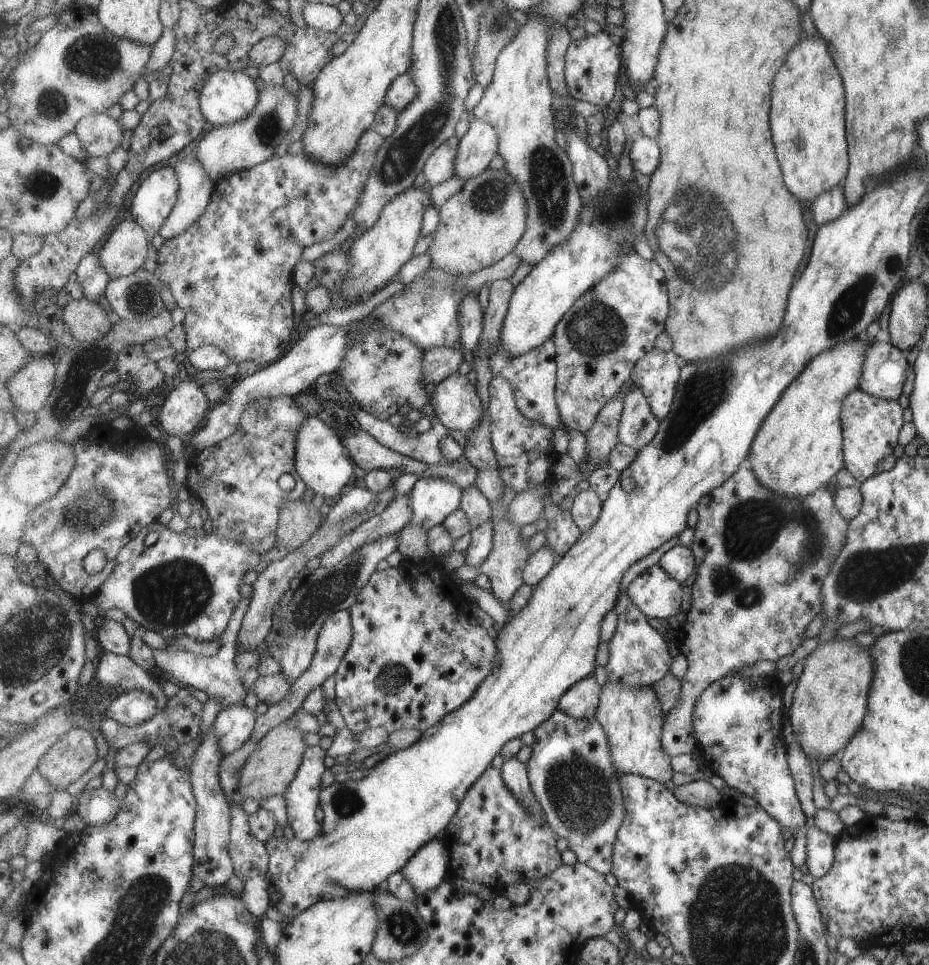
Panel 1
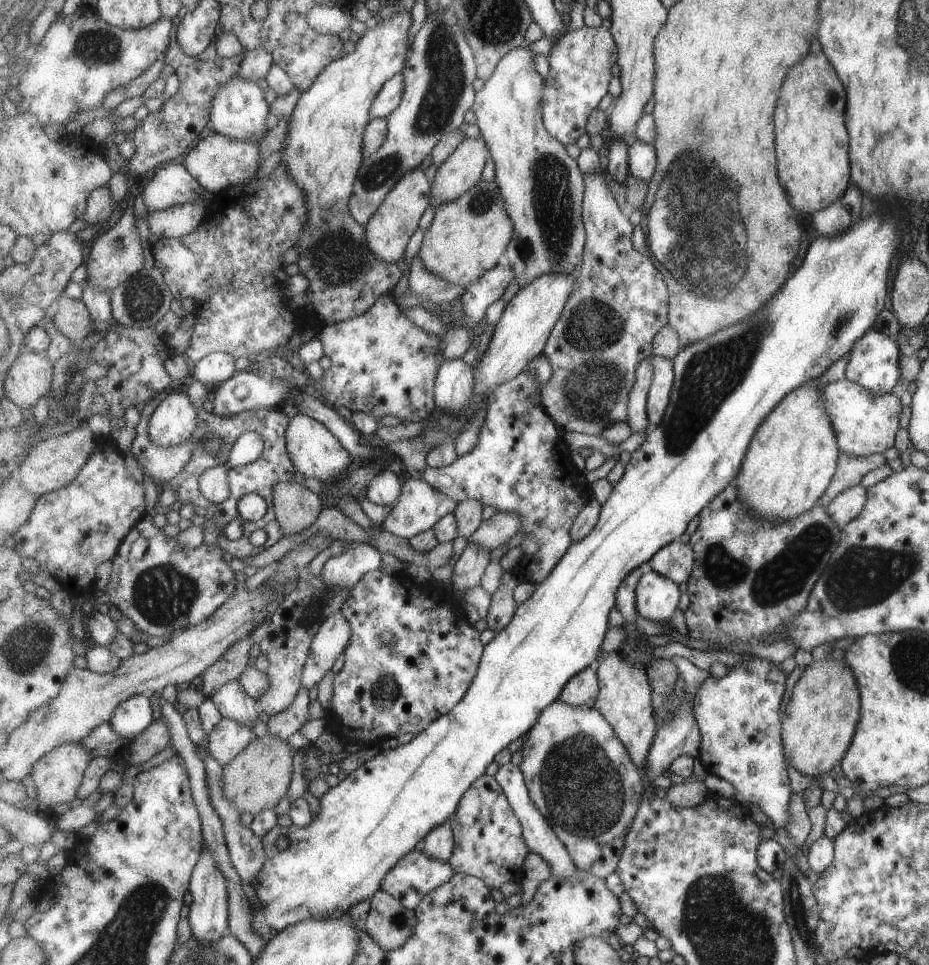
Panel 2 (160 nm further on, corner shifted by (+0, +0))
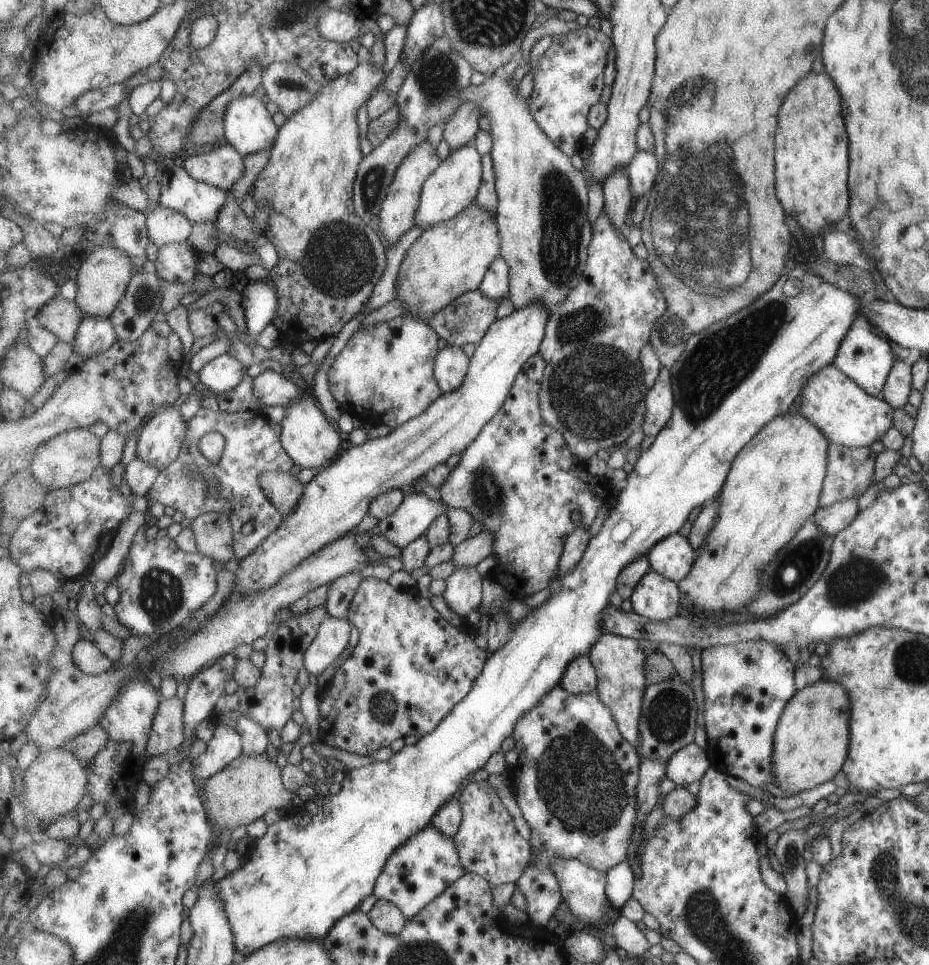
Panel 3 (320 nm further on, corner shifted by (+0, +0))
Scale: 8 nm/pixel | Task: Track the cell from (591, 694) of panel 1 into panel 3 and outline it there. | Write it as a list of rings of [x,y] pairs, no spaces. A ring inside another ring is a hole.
[[[588,654],[581,655],[567,667],[566,674],[561,682],[570,693],[589,693],[598,687],[598,674]]]

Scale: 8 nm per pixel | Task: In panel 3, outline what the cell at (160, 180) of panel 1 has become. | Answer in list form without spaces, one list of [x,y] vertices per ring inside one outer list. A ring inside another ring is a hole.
[[[182,165],[174,167],[169,170],[164,170],[161,177],[161,193],[159,197],[159,204],[164,207],[182,212],[191,222],[209,222],[215,224],[219,213],[226,205],[228,191],[219,188],[218,186],[204,183],[195,180],[190,172]]]

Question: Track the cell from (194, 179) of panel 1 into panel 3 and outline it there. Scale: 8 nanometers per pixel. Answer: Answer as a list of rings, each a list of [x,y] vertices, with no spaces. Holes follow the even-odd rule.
[[[159,204],[146,215],[150,240],[159,248],[183,243],[193,232],[193,224],[182,212]]]

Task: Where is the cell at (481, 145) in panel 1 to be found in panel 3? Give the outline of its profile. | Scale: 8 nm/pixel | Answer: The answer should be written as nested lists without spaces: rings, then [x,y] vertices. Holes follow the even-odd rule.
[[[475,145],[455,149],[426,180],[415,226],[430,229],[436,224],[455,218],[462,210],[473,204],[479,194],[483,174],[482,155]]]

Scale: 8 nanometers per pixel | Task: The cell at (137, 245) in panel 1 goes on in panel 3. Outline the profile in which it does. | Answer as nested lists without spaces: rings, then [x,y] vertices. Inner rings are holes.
[[[97,246],[92,250],[92,253],[82,262],[75,281],[78,285],[75,301],[83,311],[84,318],[110,318],[126,295],[126,290],[133,278],[133,268],[136,266],[131,256],[115,246]]]

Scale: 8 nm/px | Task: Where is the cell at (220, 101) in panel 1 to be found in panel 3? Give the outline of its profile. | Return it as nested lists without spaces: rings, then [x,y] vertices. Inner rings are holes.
[[[254,95],[235,99],[228,104],[225,128],[226,142],[233,145],[244,157],[273,148],[278,139],[280,127],[273,122],[273,114],[266,105],[266,98],[256,98]]]

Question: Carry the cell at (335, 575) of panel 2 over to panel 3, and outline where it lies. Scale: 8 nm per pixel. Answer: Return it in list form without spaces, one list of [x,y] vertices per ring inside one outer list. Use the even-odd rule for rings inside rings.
[[[349,573],[328,585],[327,614],[348,620],[350,606],[363,582],[363,573]]]

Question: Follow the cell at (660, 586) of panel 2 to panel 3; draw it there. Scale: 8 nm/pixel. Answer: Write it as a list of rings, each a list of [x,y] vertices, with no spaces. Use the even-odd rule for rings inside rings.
[[[649,571],[629,599],[637,614],[654,621],[669,620],[681,614],[682,610],[679,583],[659,574],[659,571]]]

